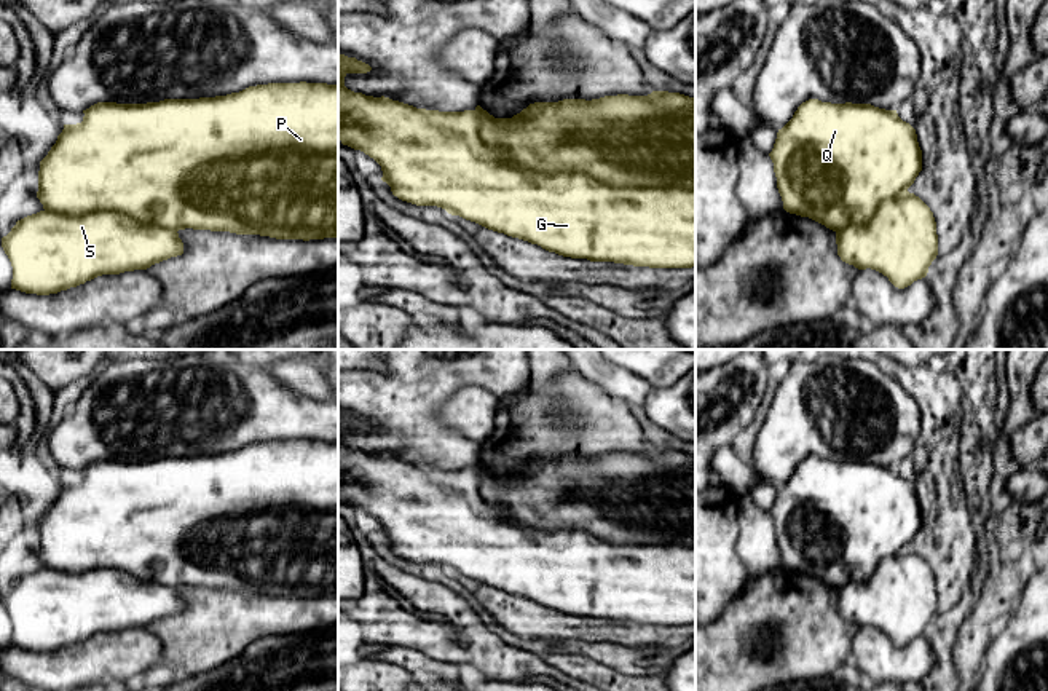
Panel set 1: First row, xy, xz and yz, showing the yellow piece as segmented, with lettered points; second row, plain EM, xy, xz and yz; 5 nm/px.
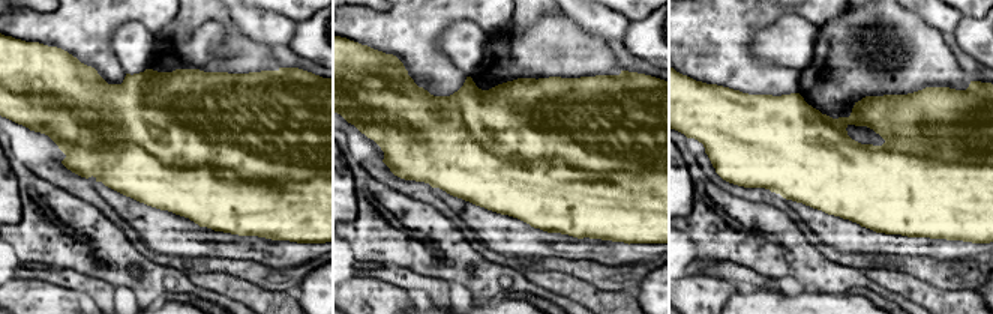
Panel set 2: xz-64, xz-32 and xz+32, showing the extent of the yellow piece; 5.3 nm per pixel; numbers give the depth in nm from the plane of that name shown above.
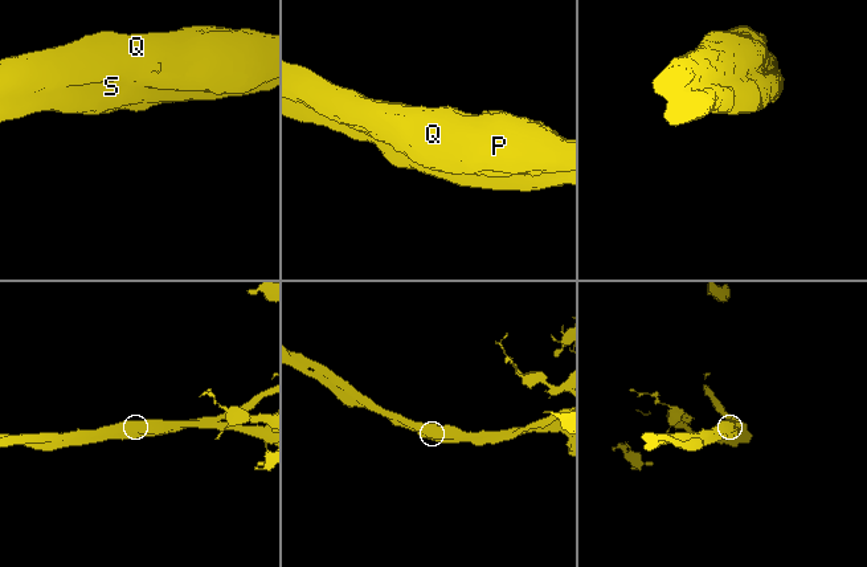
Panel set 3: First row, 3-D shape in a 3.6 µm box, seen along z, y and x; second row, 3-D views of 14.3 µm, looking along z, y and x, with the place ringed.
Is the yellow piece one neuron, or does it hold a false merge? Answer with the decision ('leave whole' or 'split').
split

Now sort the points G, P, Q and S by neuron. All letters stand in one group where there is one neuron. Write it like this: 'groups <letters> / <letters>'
groups G S / P Q

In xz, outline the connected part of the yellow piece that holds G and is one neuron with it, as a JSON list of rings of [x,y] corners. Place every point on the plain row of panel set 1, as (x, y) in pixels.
[[[338,440],[338,496],[343,503],[373,515],[381,523],[381,538],[402,559],[442,565],[451,573],[538,602],[563,614],[649,626],[695,624],[695,547],[617,546],[579,530],[546,531],[520,527],[510,517],[509,507],[490,504],[480,495],[480,477],[475,468],[416,466],[399,458],[381,458],[354,450]]]

